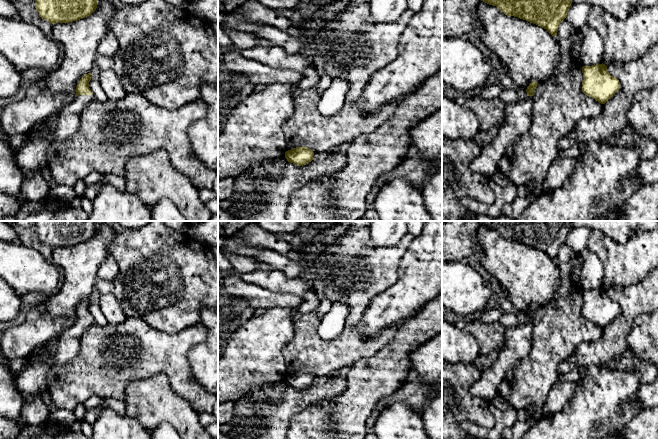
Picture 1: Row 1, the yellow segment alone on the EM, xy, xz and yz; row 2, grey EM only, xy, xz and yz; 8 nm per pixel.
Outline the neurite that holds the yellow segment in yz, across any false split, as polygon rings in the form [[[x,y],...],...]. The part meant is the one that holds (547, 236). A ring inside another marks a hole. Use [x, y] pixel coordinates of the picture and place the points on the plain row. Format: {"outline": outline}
{"outline": [[[477,221],[496,230],[507,240],[514,240],[557,259],[560,247],[567,241],[573,221]]]}

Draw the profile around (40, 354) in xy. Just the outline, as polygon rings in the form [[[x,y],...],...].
[[[61,333],[56,334],[50,338],[42,347],[34,349],[27,357],[30,363],[45,361],[49,356],[51,356],[57,350],[60,334]]]

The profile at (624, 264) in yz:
[[[658,224],[654,229],[639,229],[625,244],[615,243],[602,232],[591,231],[587,247],[598,256],[604,267],[603,288],[626,287],[646,278],[658,267]]]

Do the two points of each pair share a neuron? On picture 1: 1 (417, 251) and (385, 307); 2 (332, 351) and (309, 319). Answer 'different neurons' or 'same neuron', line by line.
1: same neuron
2: same neuron

